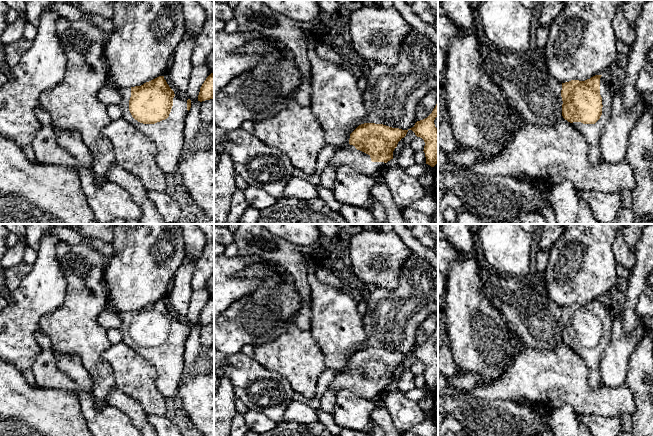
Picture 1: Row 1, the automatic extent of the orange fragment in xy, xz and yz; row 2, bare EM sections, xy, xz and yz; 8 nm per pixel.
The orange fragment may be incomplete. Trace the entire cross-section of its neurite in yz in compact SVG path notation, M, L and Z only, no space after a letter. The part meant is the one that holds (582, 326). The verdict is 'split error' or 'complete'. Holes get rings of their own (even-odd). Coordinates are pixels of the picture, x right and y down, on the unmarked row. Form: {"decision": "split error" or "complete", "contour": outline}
{"decision": "split error", "contour": "M606 298L595 299L585 305L571 304L562 307L562 340L586 363L589 372L589 385L592 388L599 388L602 384L600 361L612 338L613 318Z"}

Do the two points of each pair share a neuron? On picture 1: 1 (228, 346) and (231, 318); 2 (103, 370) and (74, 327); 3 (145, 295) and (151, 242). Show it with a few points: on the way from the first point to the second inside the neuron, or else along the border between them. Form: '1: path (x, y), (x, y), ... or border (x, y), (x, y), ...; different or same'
1: path (228, 339), (231, 325); same
2: path (92, 359), (88, 350), (88, 342), (84, 338); same
3: path (145, 282), (145, 259), (147, 255); same

